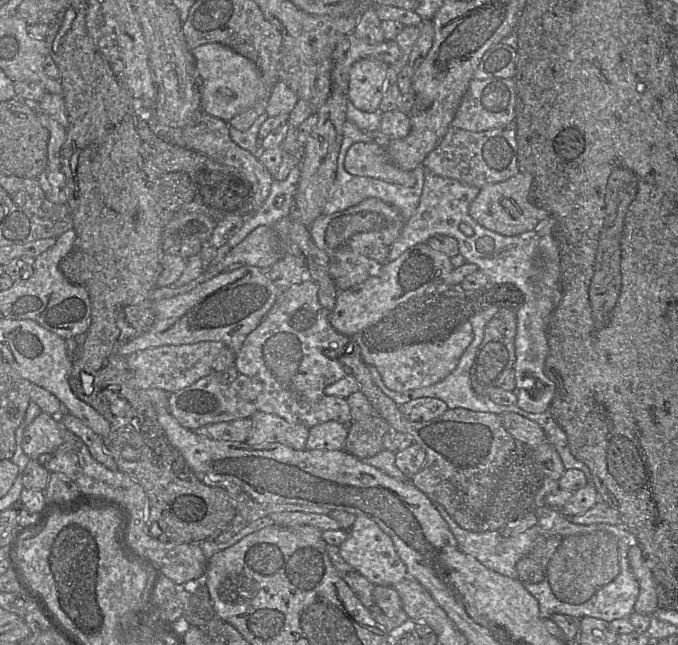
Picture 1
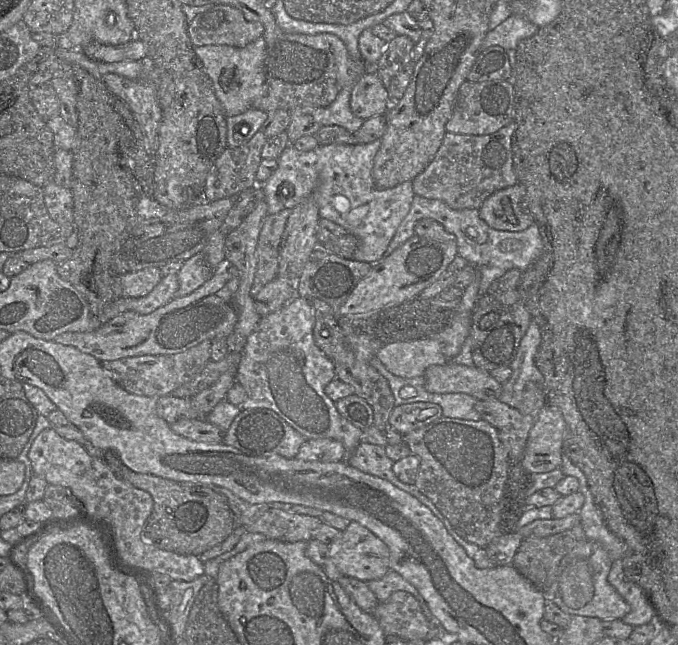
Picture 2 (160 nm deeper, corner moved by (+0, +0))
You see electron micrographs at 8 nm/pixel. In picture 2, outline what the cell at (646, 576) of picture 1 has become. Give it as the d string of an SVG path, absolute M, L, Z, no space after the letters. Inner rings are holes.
M623 559L612 562L608 574L608 582L629 605L629 611L621 619L632 627L643 625L655 620L654 607L641 586L625 577Z

